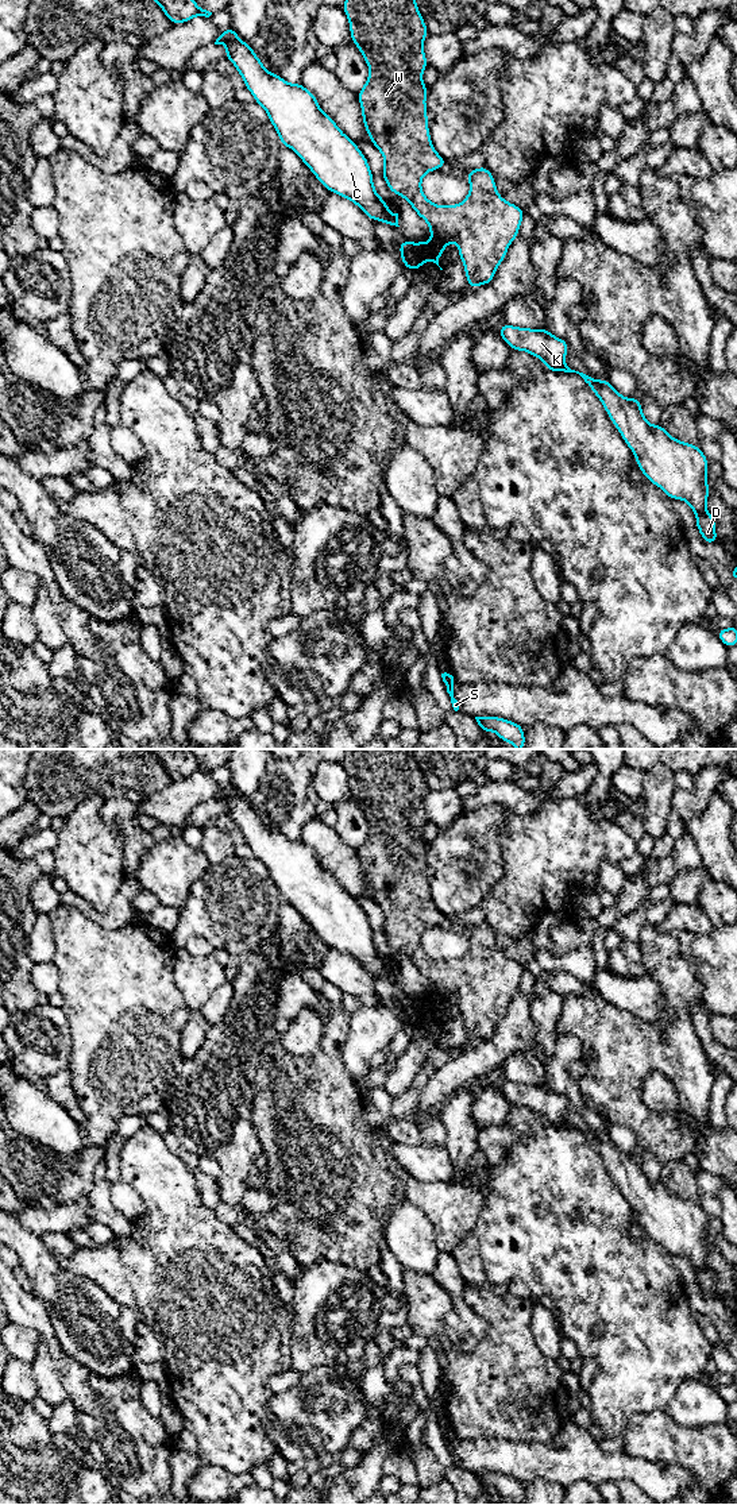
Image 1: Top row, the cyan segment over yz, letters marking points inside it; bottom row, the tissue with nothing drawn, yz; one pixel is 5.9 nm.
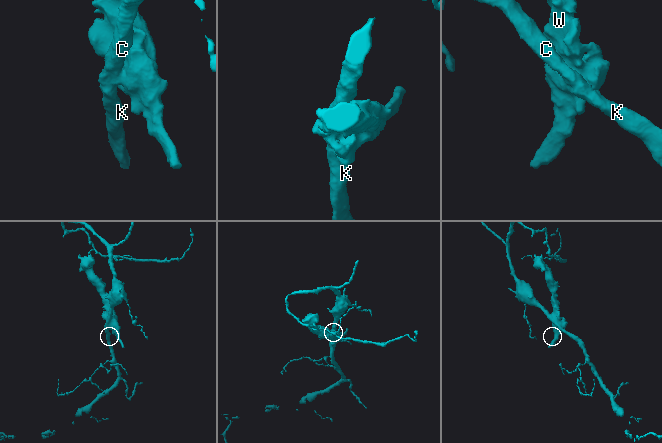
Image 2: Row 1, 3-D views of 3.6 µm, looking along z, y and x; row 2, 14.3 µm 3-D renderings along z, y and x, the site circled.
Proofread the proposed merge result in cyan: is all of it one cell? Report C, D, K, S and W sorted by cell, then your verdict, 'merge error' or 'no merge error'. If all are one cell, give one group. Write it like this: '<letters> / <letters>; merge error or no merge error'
C D K S / W; merge error

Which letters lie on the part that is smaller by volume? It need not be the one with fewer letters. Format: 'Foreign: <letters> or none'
Foreign: W

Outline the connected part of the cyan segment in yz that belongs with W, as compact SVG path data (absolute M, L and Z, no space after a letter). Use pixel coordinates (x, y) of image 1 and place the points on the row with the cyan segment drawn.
M346 0L343 11L350 20L352 43L360 50L370 69L358 97L364 128L385 159L382 177L387 188L404 197L428 223L432 235L429 243L414 243L417 255L405 267L416 271L425 261L439 266L443 250L456 242L468 289L490 283L510 243L518 235L525 212L498 194L494 177L486 166L467 171L470 193L462 204L435 205L422 193L422 177L445 166L447 161L437 154L429 136L425 105L428 88L421 78L429 65L422 50L429 31L416 0Z

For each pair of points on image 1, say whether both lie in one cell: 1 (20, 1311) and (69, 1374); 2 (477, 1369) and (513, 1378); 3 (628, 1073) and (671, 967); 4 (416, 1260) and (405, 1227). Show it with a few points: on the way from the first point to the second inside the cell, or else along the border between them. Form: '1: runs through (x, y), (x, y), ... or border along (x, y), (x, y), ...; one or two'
1: runs through (37, 1323), (49, 1335), (62, 1358); one
2: runs through (486, 1373), (504, 1378); one
3: runs through (658, 1046), (667, 1046), (679, 1034), (679, 996); one
4: runs through (416, 1251), (409, 1235); one

